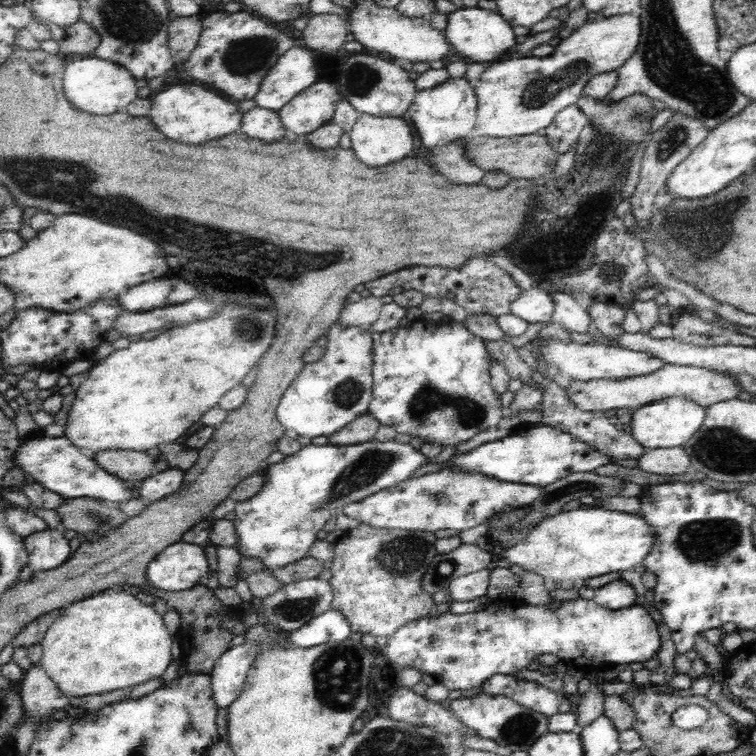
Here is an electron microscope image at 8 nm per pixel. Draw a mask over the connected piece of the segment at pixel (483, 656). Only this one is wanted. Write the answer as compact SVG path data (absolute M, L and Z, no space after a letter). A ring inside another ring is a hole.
M578 598L574 601L569 601L566 603L560 603L560 607L555 610L547 609L546 605L528 605L524 602L518 602L516 600L511 600L510 604L504 604L502 610L498 610L498 606L490 606L490 610L477 612L468 612L465 614L455 614L451 611L446 611L434 618L424 618L420 617L418 620L406 621L404 624L400 625L388 638L388 646L386 646L386 656L392 660L392 662L398 662L400 666L404 668L416 668L418 672L422 674L438 674L440 676L440 682L448 690L470 690L470 688L476 688L476 686L481 686L481 684L494 676L494 674L506 674L513 675L516 671L521 668L528 667L530 661L537 659L540 654L556 654L559 659L574 665L580 665L587 661L595 662L608 662L614 664L627 664L631 662L646 662L654 658L654 654L661 650L661 636L659 632L658 625L650 617L648 611L642 605L632 605L627 608L622 608L620 610L606 610L594 603L594 600L584 600L584 598Z

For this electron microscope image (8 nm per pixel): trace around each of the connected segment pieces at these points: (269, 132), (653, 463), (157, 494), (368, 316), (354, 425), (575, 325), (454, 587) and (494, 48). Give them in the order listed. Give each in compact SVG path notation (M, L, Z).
M256 105L252 110L242 114L242 132L248 136L258 136L258 140L270 140L270 136L282 136L286 132L282 124L278 124L276 111Z
M651 448L638 457L638 467L657 475L680 475L691 470L692 462L685 448Z
M169 468L143 480L138 490L144 507L177 492L182 487L184 480L185 471L180 468Z
M370 295L362 297L358 302L346 303L341 310L339 323L350 328L350 326L371 327L378 320L384 302L380 297Z
M370 413L363 414L349 422L344 428L330 434L329 442L333 445L360 444L362 441L375 439L375 434L381 422Z
M562 292L550 293L554 299L554 312L550 321L562 323L564 327L568 327L571 332L580 332L586 334L592 317L588 315L586 307L581 305L579 301L568 294Z
M490 568L455 578L449 589L452 601L472 601L482 596L490 596Z
M478 7L457 9L449 14L444 33L456 57L468 62L490 64L504 60L513 55L513 47L517 46L518 34L514 31L514 26L497 12L489 12Z

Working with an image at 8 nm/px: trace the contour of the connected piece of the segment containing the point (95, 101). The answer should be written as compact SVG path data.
M90 56L66 64L64 92L76 108L102 116L106 112L124 112L126 110L126 106L136 98L136 90L138 90L136 80L137 78L134 78L134 75L124 66L111 60Z

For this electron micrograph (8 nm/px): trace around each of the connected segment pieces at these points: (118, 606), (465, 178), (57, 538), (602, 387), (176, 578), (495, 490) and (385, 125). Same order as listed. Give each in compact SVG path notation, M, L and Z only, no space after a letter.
M106 589L61 609L40 642L43 657L39 665L66 696L110 692L161 677L172 660L172 638L162 616L154 607L147 606L124 589L120 592Z
M458 139L426 152L426 158L440 168L440 172L452 184L478 184L482 182L485 170L466 157L466 140Z
M51 528L32 533L25 539L25 547L28 551L27 566L34 573L56 568L72 554L70 543L62 532Z
M666 364L660 370L644 376L614 377L613 379L600 377L589 381L570 379L570 384L565 391L569 402L574 404L575 408L584 412L604 413L620 408L635 411L651 402L673 396L686 397L696 403L710 406L717 402L734 399L742 390L737 386L733 376L717 374L717 372L694 366Z
M182 541L166 546L148 564L148 584L166 592L189 590L205 581L210 562L204 547Z
M447 468L419 478L407 479L364 500L346 504L338 513L356 519L360 524L368 524L375 528L430 533L452 529L461 532L488 521L506 505L514 509L529 507L538 496L542 496L540 492L542 492L540 487L504 483L504 481L490 480L488 476Z
M359 114L349 132L352 150L364 164L390 164L414 150L412 126L400 116Z

